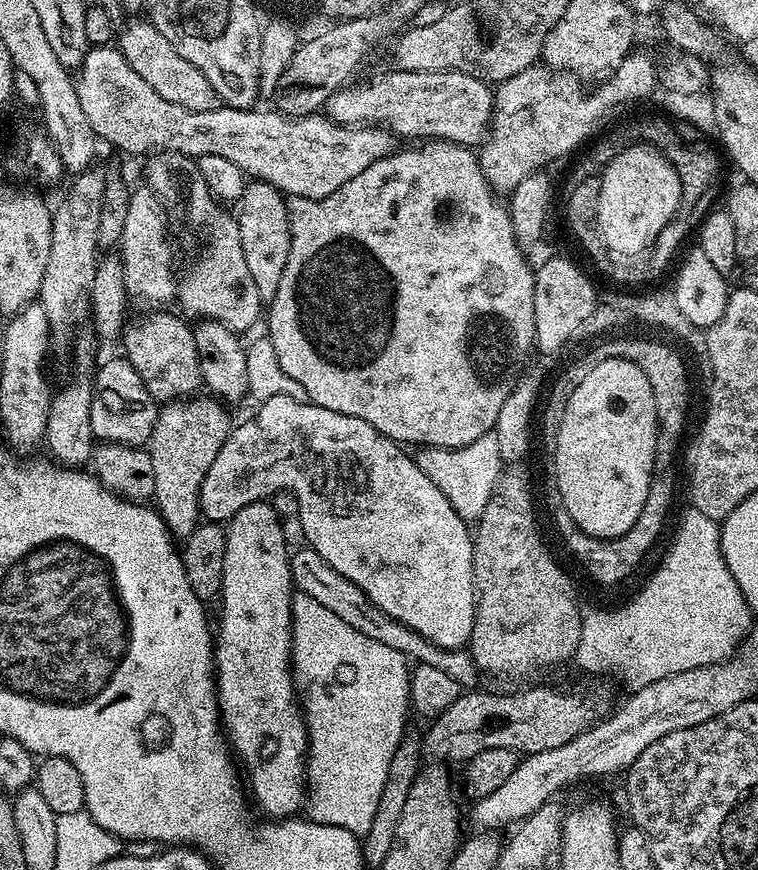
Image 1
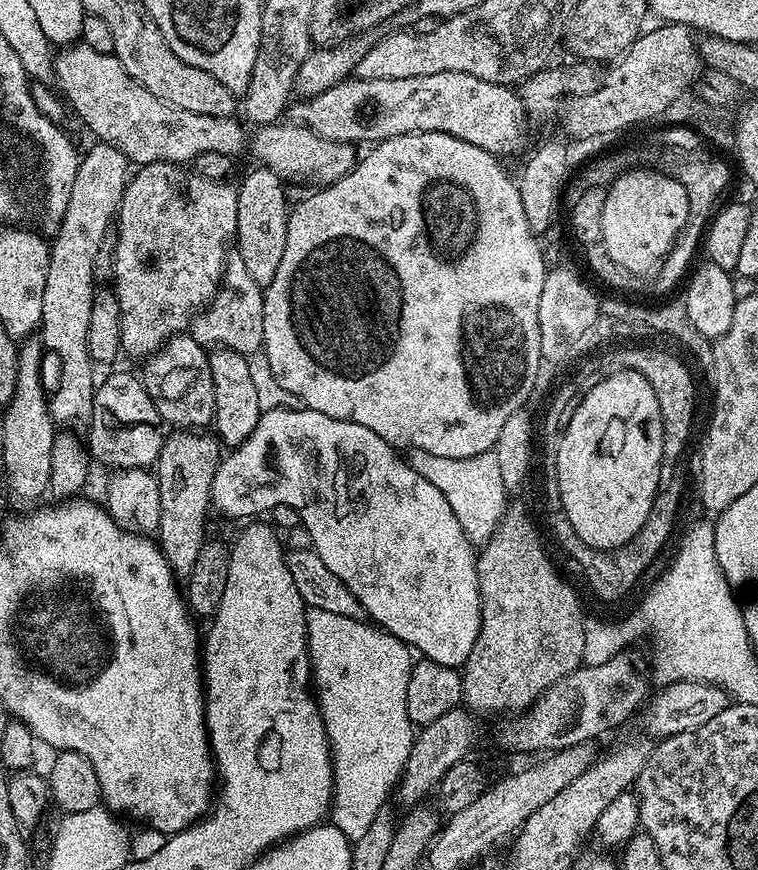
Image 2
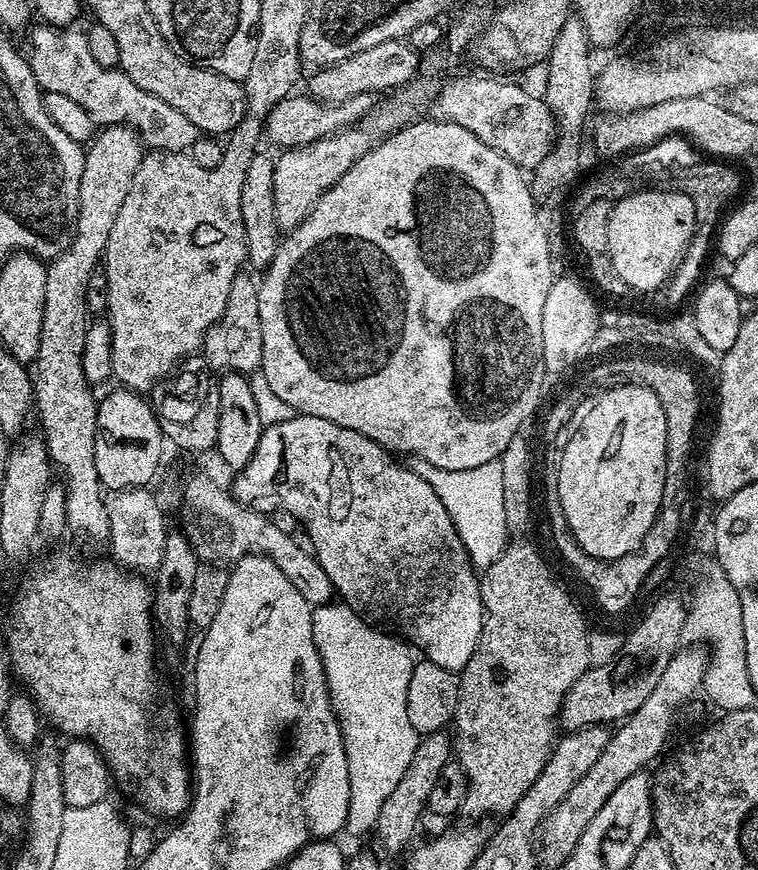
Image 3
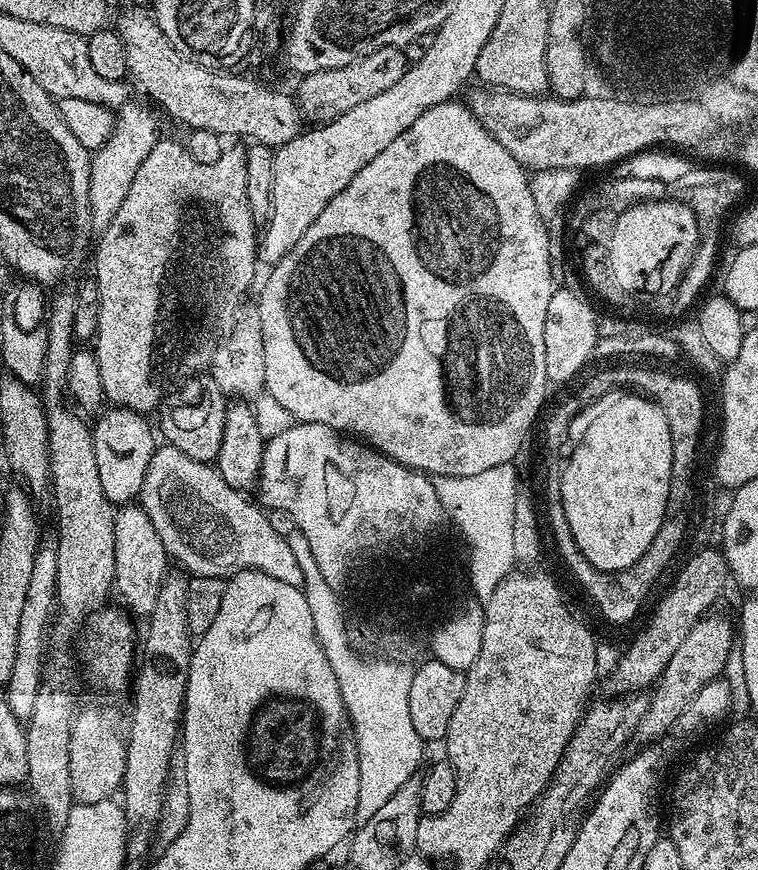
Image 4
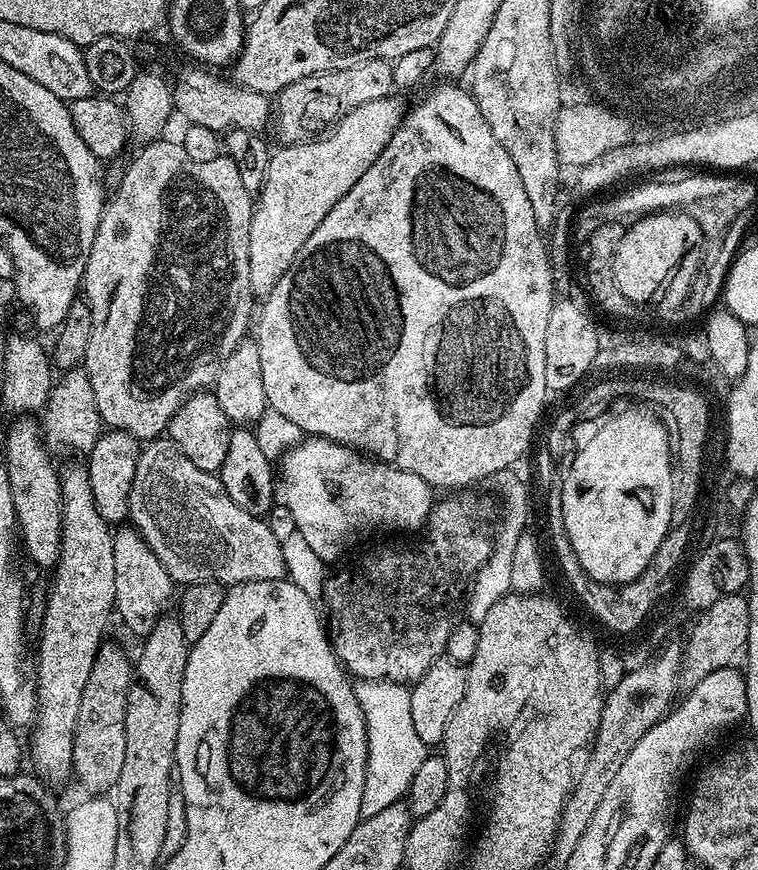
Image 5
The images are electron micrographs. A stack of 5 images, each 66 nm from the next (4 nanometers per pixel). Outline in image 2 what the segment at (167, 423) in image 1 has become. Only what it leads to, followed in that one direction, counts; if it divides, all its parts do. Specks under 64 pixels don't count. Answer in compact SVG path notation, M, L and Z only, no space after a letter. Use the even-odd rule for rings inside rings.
M176 430L165 435L164 445L154 465L160 491L160 527L158 543L161 552L177 578L186 578L194 570L198 550L205 543L204 518L210 513L212 483L222 459L222 445L215 435L204 430Z

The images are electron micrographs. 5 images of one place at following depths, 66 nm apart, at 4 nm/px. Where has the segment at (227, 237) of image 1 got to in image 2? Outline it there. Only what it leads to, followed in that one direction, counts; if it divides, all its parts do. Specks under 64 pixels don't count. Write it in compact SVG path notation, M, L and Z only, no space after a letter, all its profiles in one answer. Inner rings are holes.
M236 254L224 265L224 276L220 280L220 289L216 291L216 296L208 303L208 307L200 309L192 318L190 334L206 350L213 346L217 348L229 348L242 355L251 357L259 353L264 346L264 289L250 278L250 273L246 266L242 266L242 258Z

